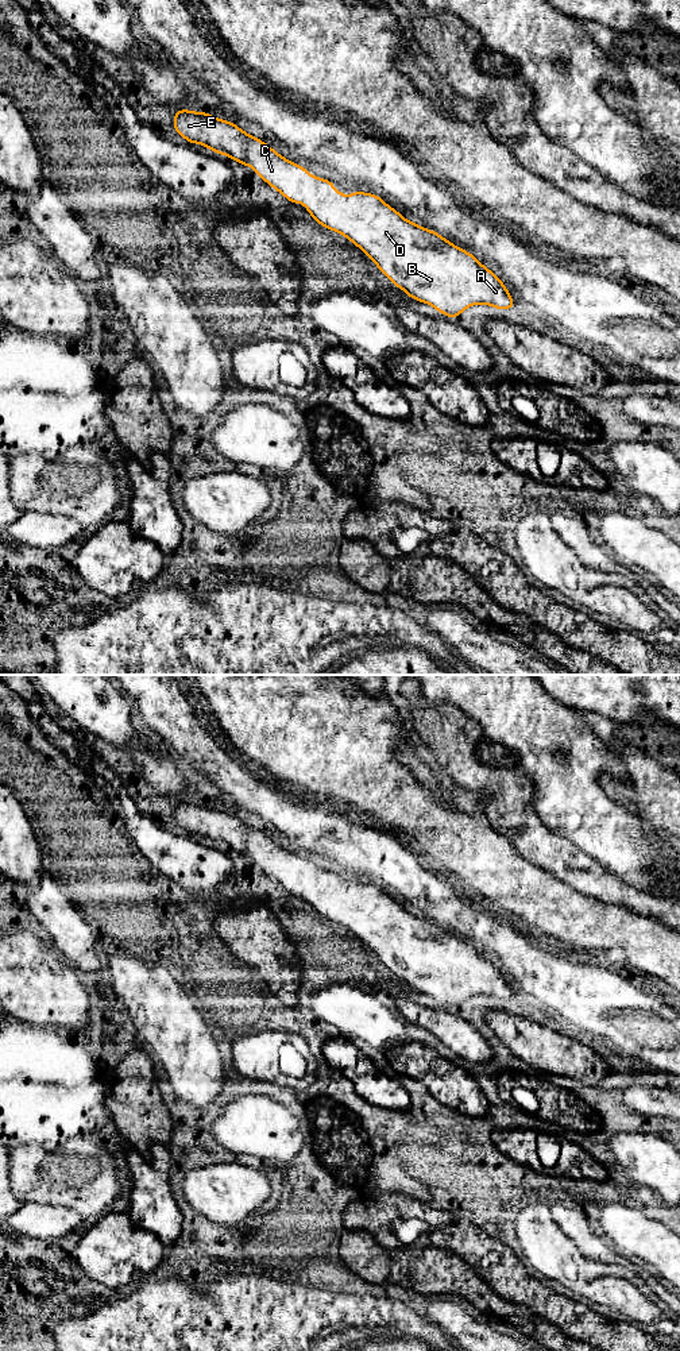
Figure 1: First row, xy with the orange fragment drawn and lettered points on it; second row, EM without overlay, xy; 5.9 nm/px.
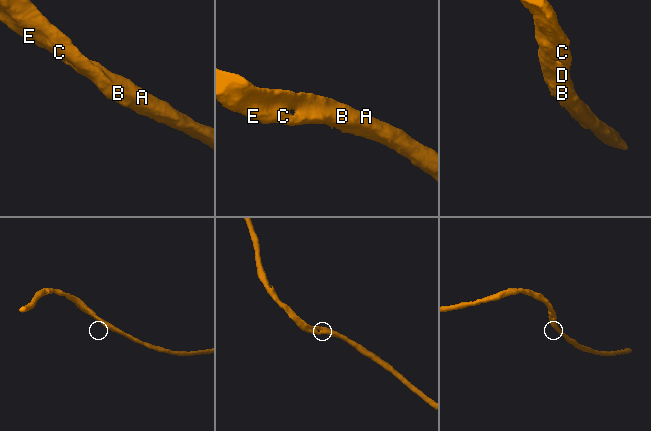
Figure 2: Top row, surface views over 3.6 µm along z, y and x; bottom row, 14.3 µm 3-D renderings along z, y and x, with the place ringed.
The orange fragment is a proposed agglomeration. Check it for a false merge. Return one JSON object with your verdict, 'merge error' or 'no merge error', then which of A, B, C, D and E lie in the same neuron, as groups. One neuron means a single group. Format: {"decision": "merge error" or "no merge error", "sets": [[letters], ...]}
{"decision": "no merge error", "sets": [["A", "B", "C", "D", "E"]]}

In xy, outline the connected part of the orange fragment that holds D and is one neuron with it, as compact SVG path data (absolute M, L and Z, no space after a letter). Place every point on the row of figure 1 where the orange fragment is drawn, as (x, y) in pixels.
M175 111L173 124L189 143L200 143L213 153L228 155L243 166L251 166L262 180L289 201L305 205L317 223L355 243L410 298L429 304L451 319L475 304L486 304L502 310L515 305L502 281L472 254L449 243L437 232L403 219L379 196L351 192L351 196L345 197L333 189L332 181L310 175L305 167L285 159L267 143L210 113Z

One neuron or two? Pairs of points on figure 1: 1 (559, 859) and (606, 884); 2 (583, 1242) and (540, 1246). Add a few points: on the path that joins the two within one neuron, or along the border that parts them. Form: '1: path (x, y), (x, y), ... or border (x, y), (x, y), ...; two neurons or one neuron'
1: path (571, 865), (588, 865), (594, 872); one neuron
2: border (553, 1220), (586, 1257), (602, 1261); two neurons

